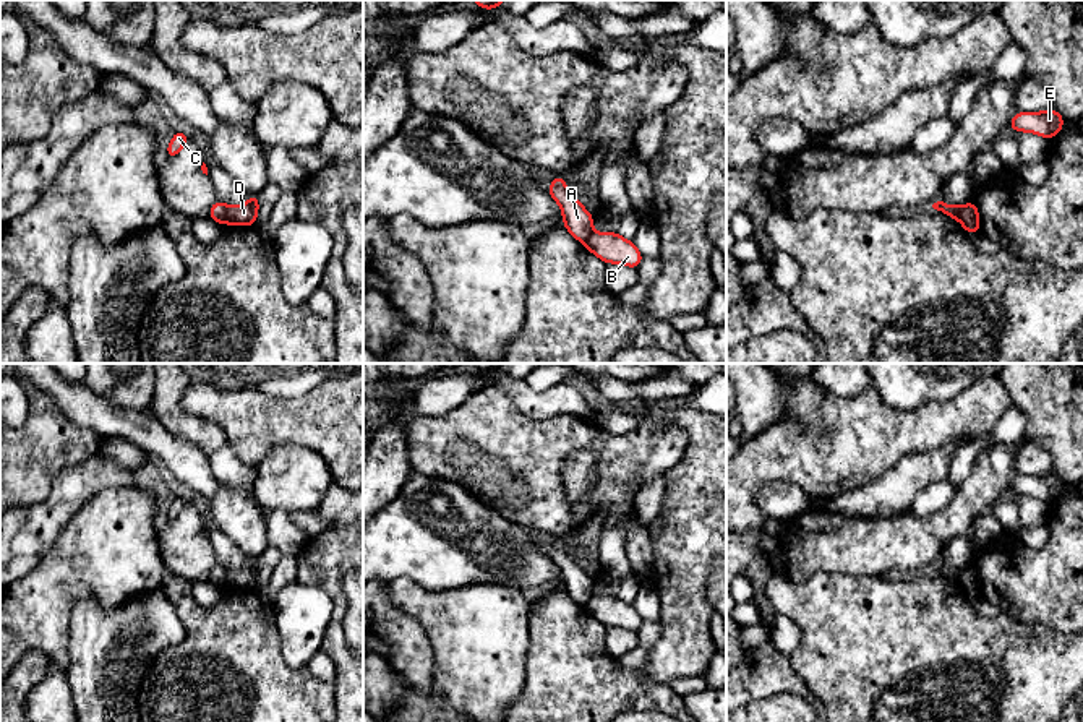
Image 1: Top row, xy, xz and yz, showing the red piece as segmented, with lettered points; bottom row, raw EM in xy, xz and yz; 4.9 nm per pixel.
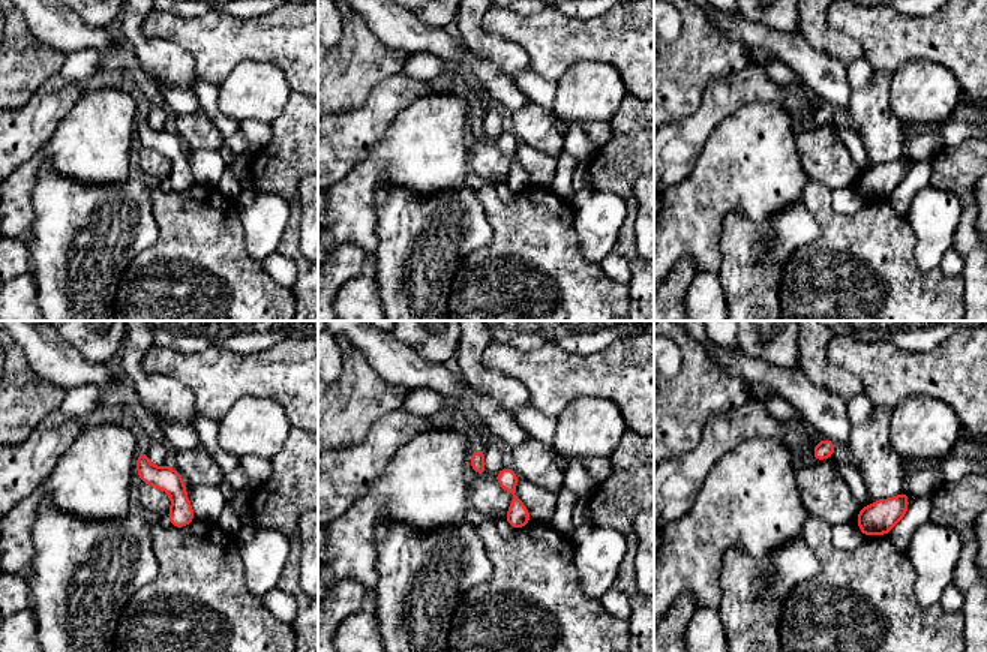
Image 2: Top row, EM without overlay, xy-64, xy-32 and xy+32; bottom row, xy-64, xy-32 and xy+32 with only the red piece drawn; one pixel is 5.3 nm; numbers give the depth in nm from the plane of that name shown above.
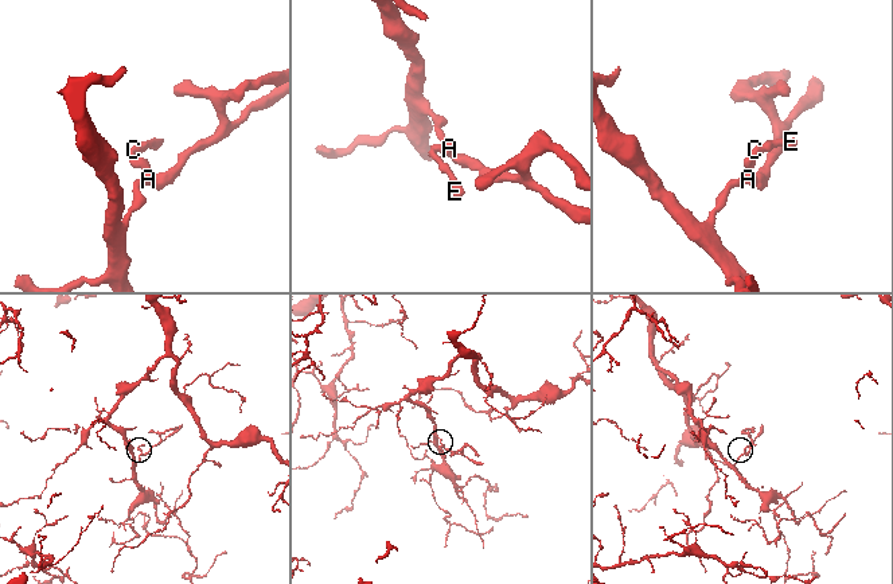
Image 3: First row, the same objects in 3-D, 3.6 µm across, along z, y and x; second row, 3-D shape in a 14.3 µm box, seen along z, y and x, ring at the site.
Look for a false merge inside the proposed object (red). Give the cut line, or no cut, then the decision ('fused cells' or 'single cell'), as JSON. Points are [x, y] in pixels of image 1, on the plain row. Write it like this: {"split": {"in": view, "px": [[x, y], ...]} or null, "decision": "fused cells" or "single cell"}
{"split": {"in": "xy", "px": [[227, 570], [222, 586]]}, "decision": "fused cells"}

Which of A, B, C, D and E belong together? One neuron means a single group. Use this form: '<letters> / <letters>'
A C E / B D

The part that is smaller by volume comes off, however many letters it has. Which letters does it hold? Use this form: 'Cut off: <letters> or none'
Cut off: B, D

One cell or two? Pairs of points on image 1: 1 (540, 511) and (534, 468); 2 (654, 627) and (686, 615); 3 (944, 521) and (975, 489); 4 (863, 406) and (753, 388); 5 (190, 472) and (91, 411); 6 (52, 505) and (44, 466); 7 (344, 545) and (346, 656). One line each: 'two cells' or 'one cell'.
1: one cell
2: two cells
3: one cell
4: two cells
5: one cell
6: two cells
7: one cell

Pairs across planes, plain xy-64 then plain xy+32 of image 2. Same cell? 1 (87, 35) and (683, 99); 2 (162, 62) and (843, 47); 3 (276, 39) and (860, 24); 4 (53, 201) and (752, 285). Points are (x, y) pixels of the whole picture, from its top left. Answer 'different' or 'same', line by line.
1: different
2: same
3: same
4: same

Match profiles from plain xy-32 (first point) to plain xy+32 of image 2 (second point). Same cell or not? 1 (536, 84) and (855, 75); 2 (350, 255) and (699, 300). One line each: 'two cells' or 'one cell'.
1: one cell
2: two cells

